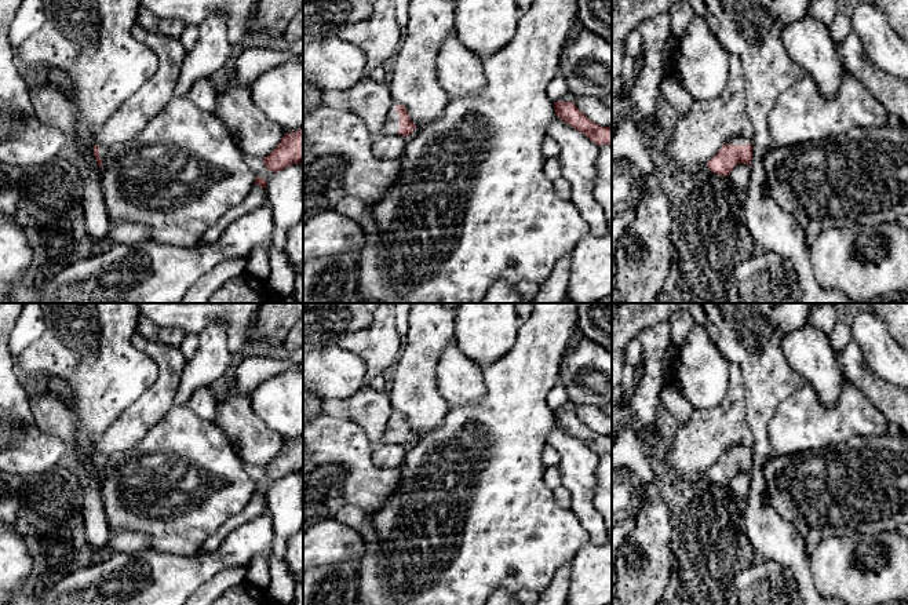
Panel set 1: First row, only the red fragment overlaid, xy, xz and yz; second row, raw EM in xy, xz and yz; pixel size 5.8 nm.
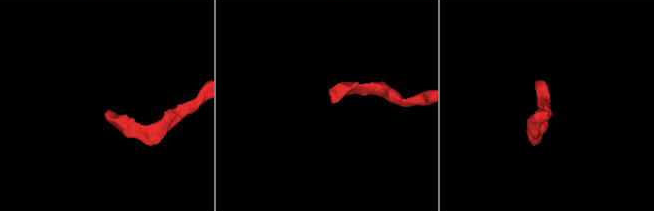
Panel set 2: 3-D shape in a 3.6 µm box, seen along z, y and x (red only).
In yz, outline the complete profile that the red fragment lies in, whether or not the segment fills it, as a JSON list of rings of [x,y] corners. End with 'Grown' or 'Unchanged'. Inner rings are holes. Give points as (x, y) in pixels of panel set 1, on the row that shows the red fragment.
[[[733,136],[707,161],[707,165],[714,174],[729,176],[737,164],[747,164],[751,167],[752,150],[751,139]]]. Grown

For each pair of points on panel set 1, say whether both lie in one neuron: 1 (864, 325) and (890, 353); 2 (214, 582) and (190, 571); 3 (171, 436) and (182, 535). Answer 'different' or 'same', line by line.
1: same
2: different
3: same

